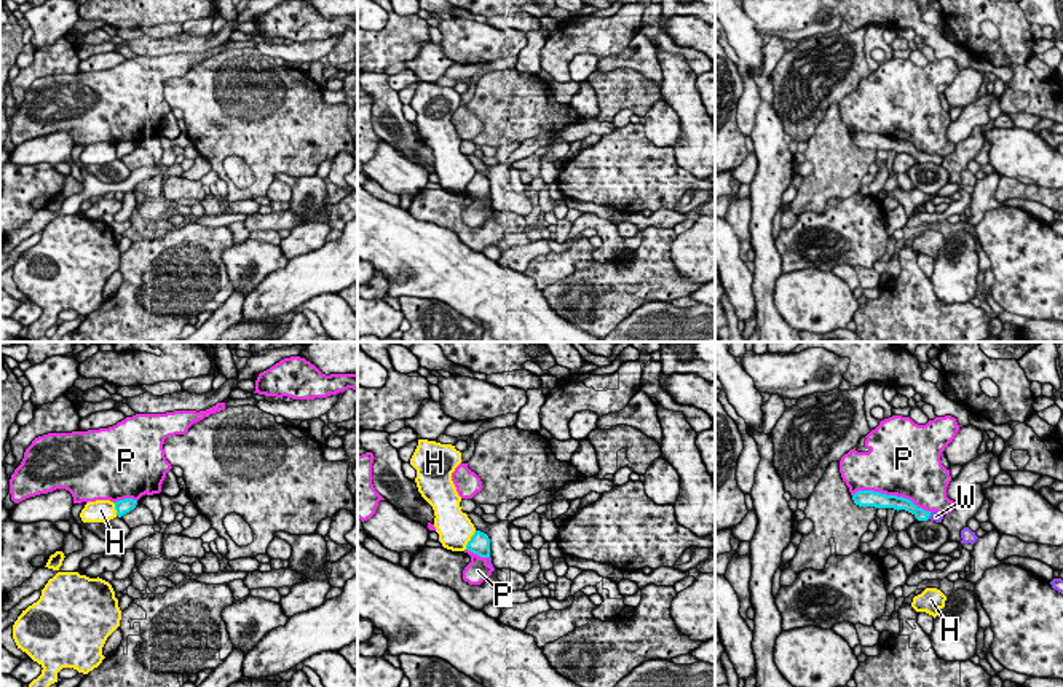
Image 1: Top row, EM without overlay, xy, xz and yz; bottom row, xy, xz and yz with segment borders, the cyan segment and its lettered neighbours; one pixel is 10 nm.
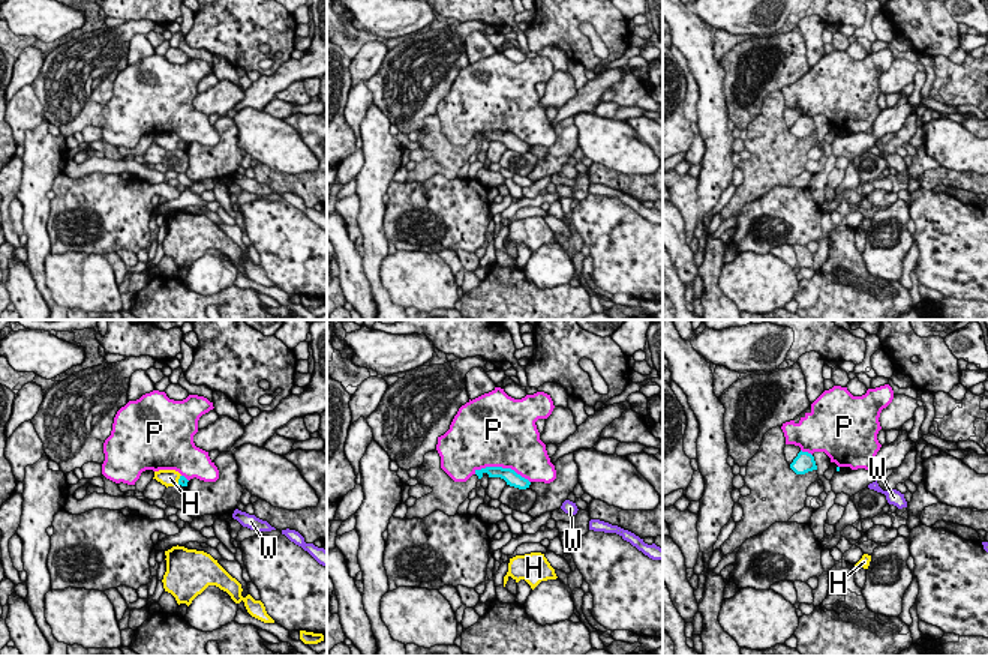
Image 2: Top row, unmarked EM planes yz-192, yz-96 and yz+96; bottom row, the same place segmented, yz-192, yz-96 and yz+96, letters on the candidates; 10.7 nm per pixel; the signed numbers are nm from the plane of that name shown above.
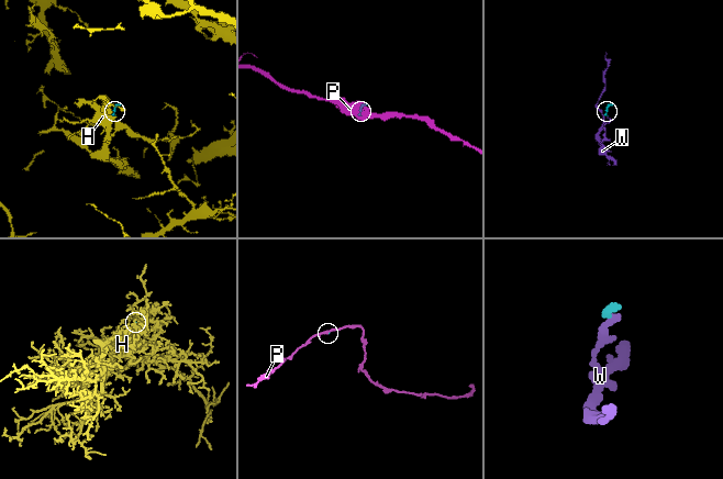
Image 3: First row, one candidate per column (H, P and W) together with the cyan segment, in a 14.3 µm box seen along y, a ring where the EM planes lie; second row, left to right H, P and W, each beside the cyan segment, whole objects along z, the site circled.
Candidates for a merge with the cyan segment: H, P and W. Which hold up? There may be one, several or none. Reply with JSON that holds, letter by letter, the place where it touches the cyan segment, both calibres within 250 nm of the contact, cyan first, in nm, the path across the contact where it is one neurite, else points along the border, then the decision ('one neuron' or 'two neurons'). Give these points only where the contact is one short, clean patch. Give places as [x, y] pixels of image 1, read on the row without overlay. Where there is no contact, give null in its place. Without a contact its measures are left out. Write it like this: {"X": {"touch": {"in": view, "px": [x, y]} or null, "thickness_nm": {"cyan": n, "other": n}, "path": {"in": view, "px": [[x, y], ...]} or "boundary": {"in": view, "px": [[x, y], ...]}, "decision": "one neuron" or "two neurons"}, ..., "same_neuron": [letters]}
{"H": {"touch": {"in": "xz", "px": [470, 182]}, "thickness_nm": {"cyan": 220, "other": 360}, "boundary": {"in": "xz", "px": [[476, 173], [465, 190]]}, "decision": "two neurons"}, "P": {"touch": {"in": "yz", "px": [893, 138]}, "thickness_nm": {"cyan": 160, "other": 480}, "decision": "two neurons"}, "W": {"touch": {"in": "yz", "px": [929, 157]}, "thickness_nm": {"cyan": 130, "other": 100}, "decision": "one neuron"}, "same_neuron": ["W"]}

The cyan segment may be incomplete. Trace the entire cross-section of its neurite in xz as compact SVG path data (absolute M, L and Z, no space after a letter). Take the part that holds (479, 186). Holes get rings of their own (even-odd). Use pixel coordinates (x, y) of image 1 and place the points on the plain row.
M476 173L471 182L466 187L466 192L480 198L490 200L490 181L487 176Z

